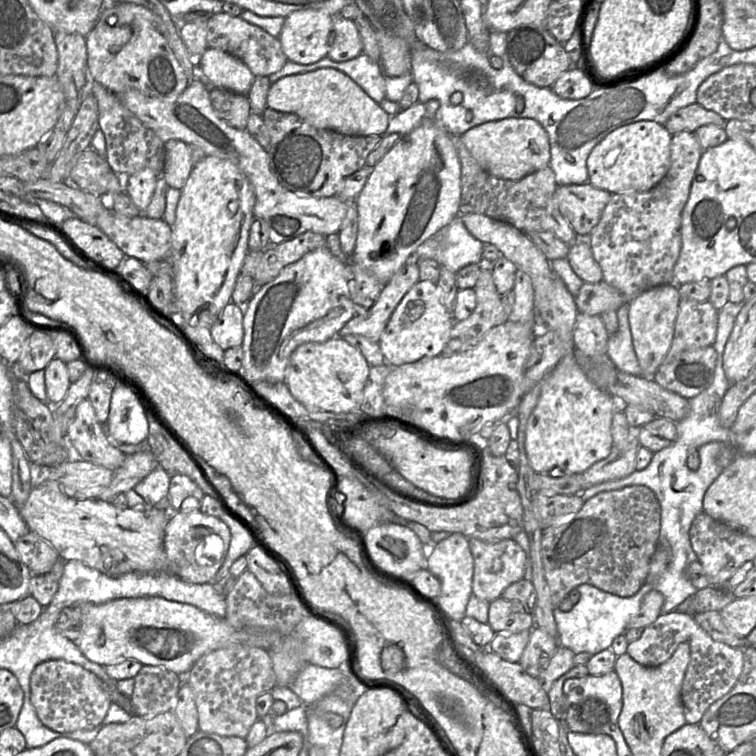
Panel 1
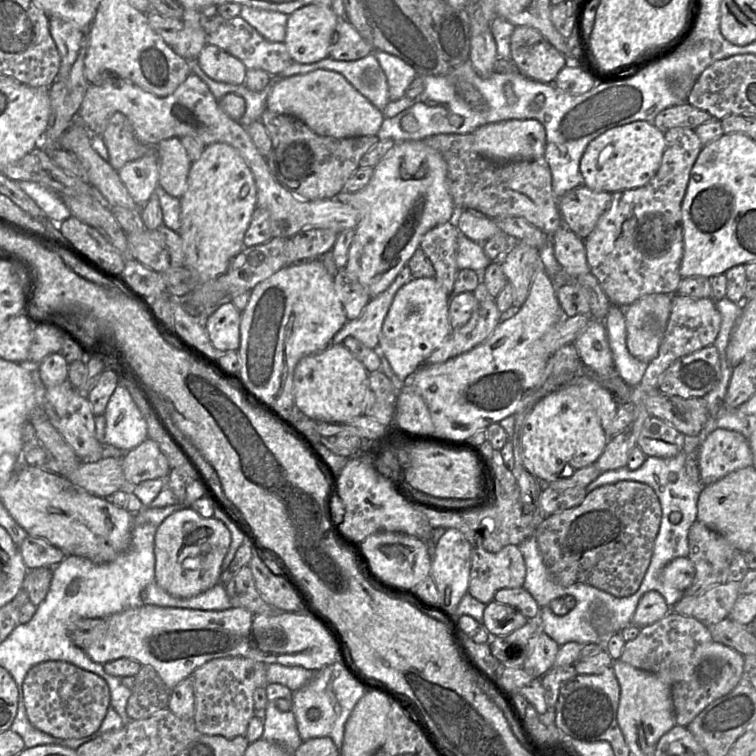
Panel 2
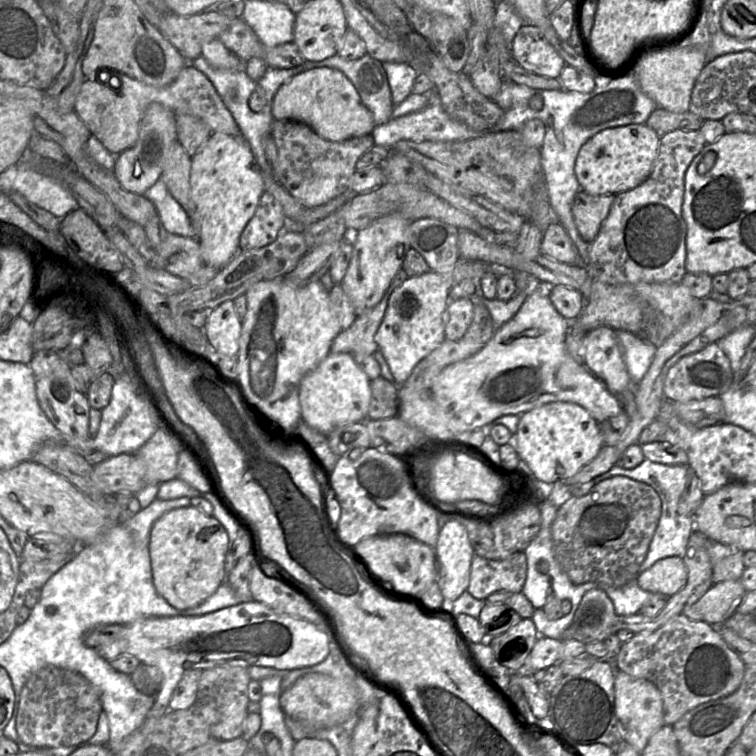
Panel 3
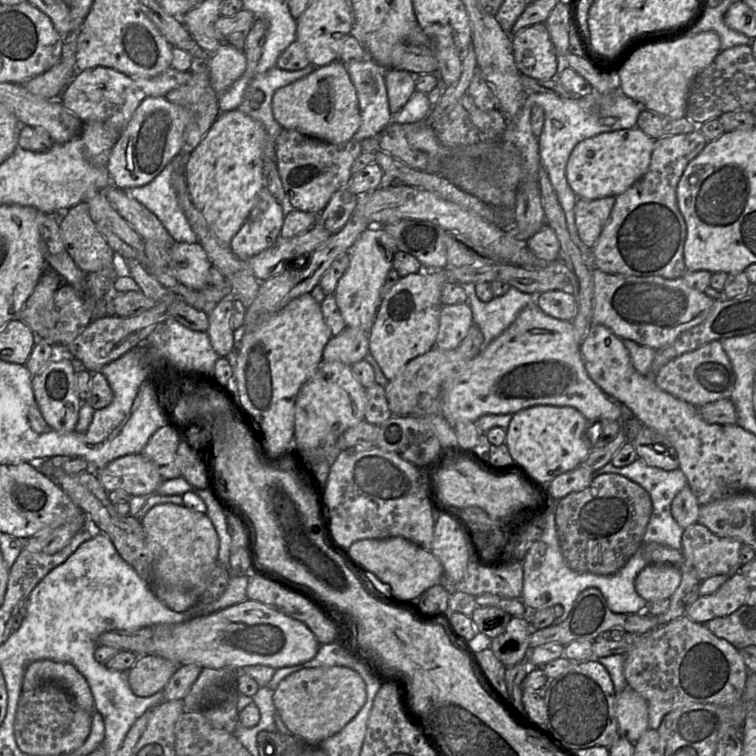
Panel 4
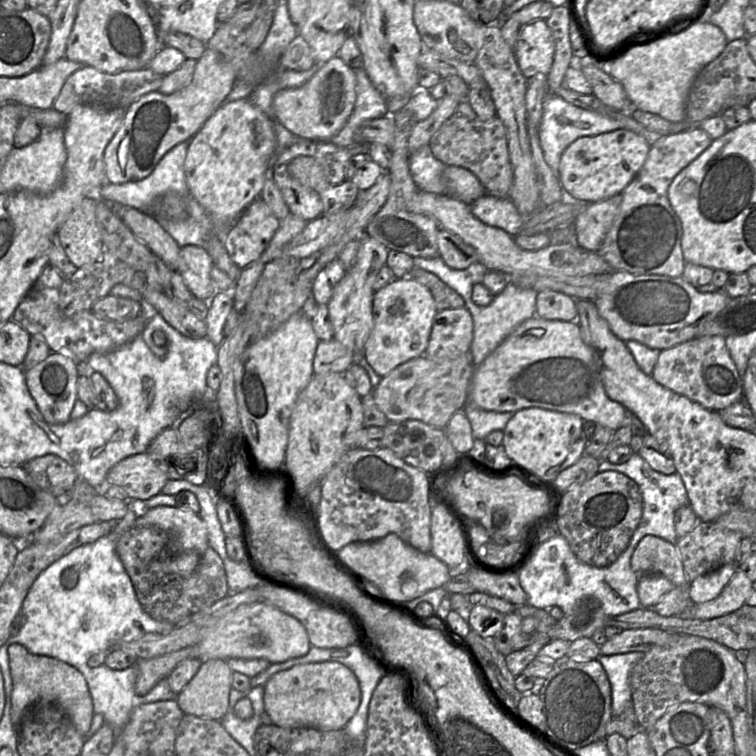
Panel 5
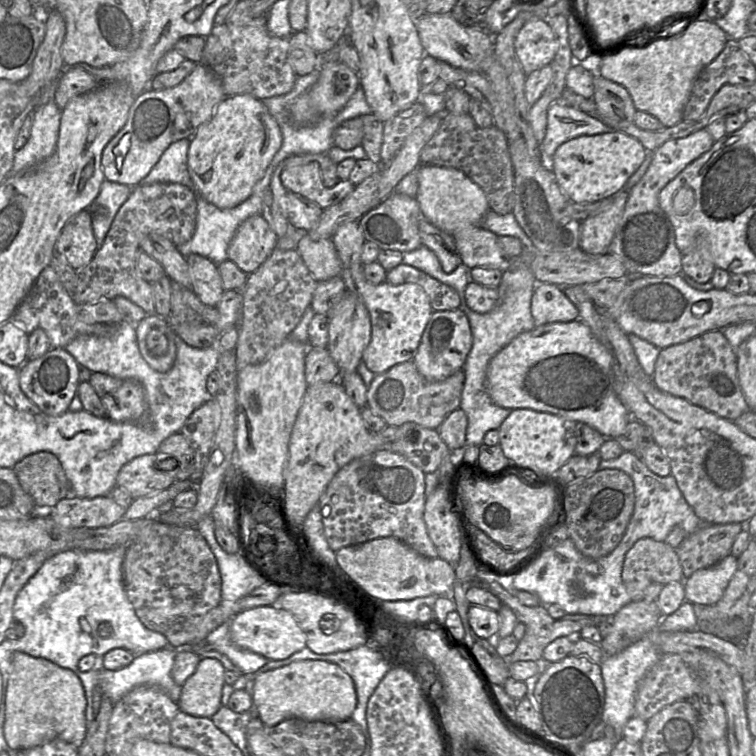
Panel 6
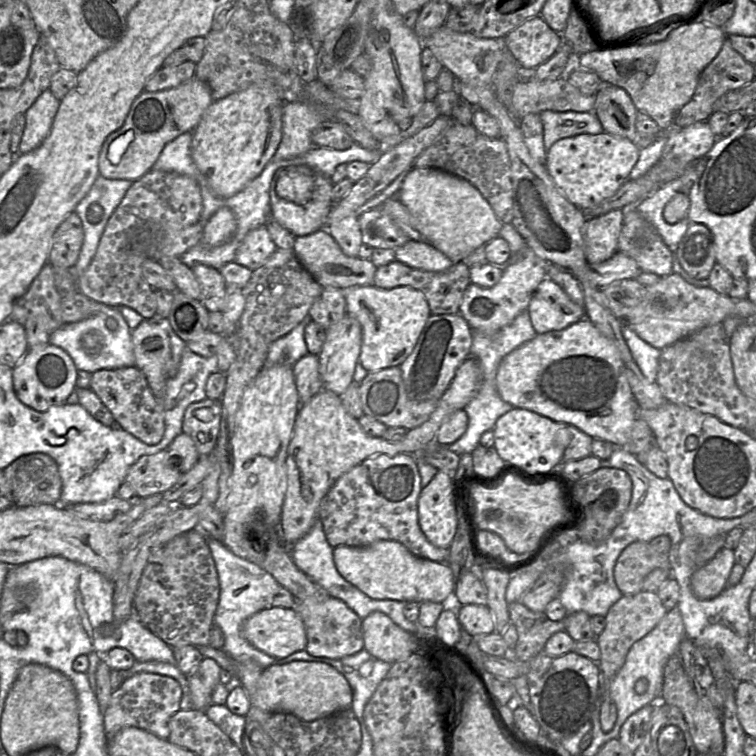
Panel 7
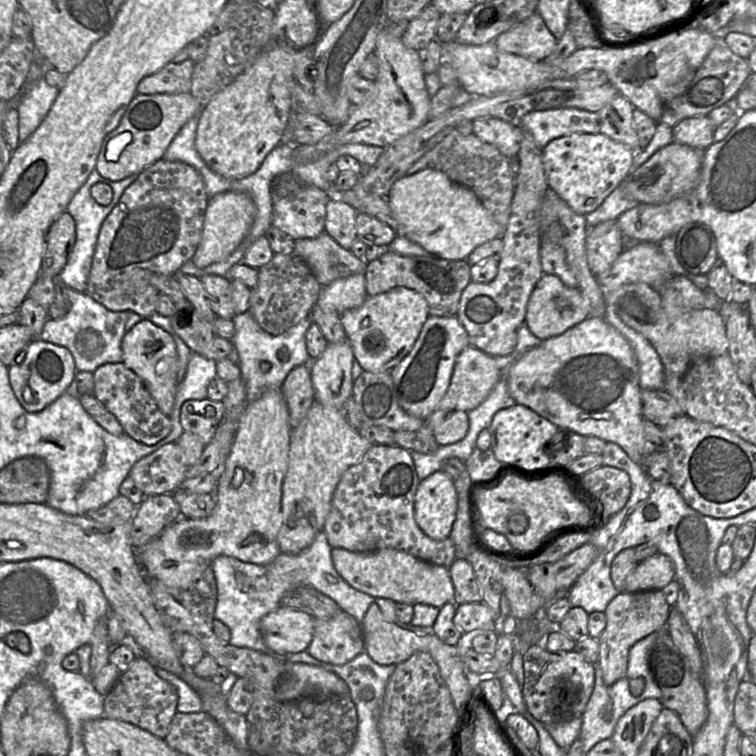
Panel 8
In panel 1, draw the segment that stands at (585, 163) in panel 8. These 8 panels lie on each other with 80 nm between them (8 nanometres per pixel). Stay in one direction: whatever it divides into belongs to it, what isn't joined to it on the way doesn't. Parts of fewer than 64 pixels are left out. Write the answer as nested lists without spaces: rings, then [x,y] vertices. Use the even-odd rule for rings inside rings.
[[[638,121],[609,133],[587,158],[588,182],[612,194],[642,193],[656,186],[670,166],[672,135],[653,121]]]

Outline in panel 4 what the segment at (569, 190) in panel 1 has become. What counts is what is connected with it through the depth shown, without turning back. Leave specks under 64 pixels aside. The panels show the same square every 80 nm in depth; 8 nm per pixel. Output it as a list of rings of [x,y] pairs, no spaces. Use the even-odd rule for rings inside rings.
[[[616,197],[596,200],[578,198],[575,205],[575,223],[583,243],[592,249],[609,220]]]

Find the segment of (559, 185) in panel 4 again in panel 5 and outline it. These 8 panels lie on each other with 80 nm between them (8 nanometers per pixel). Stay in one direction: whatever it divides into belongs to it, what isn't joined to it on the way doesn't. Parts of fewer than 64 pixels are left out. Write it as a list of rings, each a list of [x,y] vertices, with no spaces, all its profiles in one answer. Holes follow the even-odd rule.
[[[556,95],[545,96],[543,101],[543,116],[538,127],[538,138],[544,159],[553,173],[558,177],[561,155],[576,139],[595,136],[621,129],[621,124],[597,112],[576,107]]]

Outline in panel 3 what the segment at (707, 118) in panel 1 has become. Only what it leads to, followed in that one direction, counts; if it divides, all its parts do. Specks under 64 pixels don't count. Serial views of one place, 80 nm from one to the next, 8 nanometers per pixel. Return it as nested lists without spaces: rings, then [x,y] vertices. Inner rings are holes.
[[[657,108],[650,114],[645,124],[661,137],[675,130],[698,131],[703,121],[703,119],[689,111],[673,113]]]

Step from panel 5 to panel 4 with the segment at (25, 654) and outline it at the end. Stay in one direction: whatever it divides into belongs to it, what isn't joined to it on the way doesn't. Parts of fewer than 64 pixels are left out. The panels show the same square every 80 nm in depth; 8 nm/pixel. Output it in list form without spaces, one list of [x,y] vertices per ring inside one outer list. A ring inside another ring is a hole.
[[[38,660],[28,665],[22,681],[22,692],[31,691],[46,683],[60,684],[82,710],[93,714],[94,700],[83,675],[71,664]]]

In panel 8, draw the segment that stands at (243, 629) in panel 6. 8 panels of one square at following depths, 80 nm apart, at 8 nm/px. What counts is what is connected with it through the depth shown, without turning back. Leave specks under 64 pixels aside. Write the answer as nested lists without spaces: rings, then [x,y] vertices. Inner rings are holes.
[[[278,607],[266,614],[259,629],[265,645],[281,655],[306,651],[315,618],[305,609]]]

